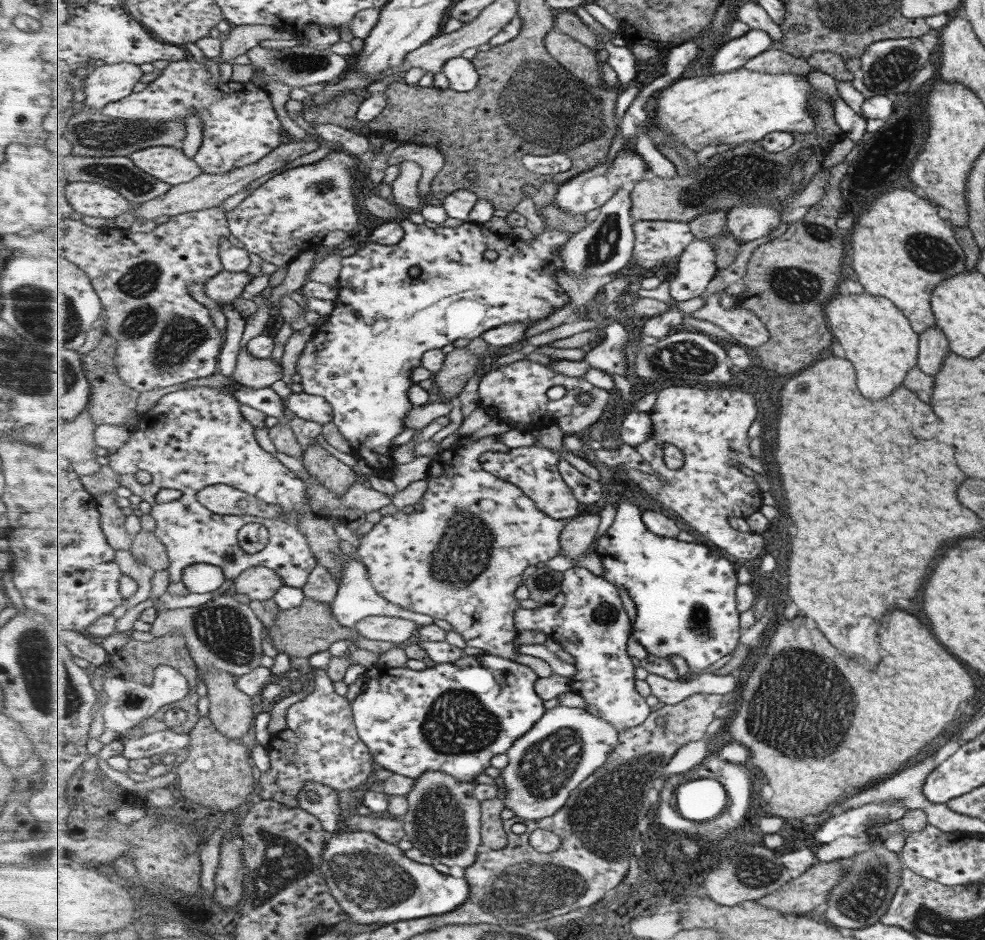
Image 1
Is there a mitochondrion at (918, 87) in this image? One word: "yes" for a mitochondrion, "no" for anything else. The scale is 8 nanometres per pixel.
yes

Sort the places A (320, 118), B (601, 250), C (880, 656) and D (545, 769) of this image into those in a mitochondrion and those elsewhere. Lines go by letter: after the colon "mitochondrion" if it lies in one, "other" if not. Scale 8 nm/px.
A: other
B: mitochondrion
C: other
D: mitochondrion

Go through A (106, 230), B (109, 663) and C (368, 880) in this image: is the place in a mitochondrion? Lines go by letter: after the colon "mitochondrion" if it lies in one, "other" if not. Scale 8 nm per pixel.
A: other
B: other
C: mitochondrion

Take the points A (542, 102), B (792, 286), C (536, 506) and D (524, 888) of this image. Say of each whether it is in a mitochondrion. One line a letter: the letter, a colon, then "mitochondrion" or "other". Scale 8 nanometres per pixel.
A: mitochondrion
B: mitochondrion
C: other
D: mitochondrion

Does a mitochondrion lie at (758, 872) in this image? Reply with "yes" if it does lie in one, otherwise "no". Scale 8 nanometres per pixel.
yes

